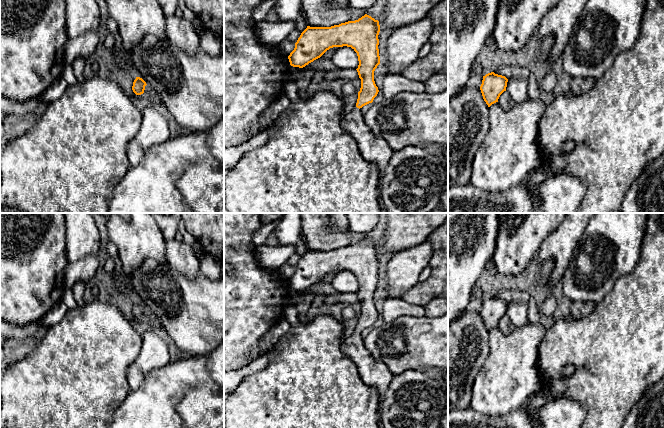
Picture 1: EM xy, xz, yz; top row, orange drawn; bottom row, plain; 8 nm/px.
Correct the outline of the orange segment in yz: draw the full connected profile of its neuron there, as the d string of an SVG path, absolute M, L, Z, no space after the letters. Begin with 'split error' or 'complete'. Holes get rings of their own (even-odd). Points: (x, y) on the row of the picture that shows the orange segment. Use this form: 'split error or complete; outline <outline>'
complete; outline M494 72L483 76L480 90L488 107L498 102L500 95L506 91L507 82L508 79L505 76L495 74Z

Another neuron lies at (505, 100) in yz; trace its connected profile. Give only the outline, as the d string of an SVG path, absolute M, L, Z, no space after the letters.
M504 91L497 102L504 110L510 110L515 102L507 91Z

